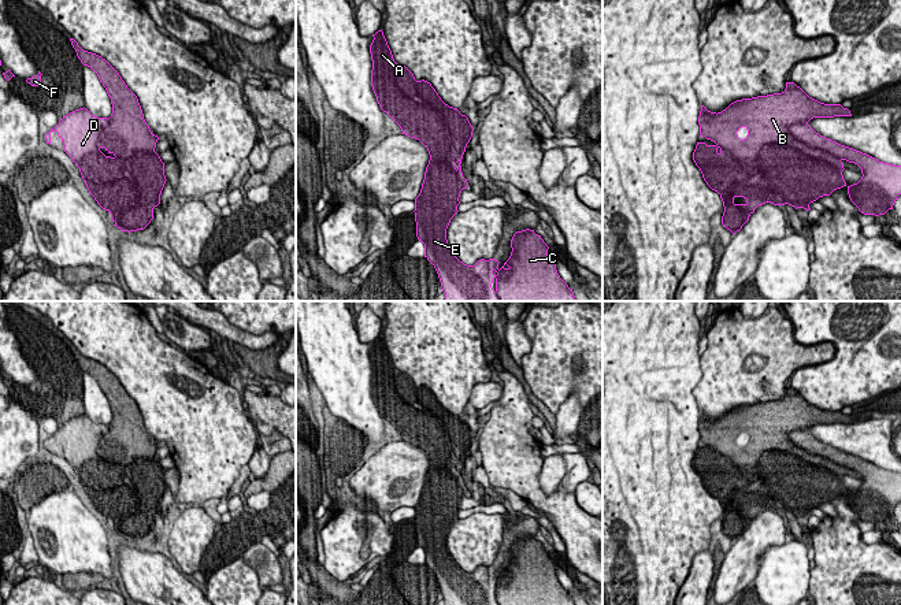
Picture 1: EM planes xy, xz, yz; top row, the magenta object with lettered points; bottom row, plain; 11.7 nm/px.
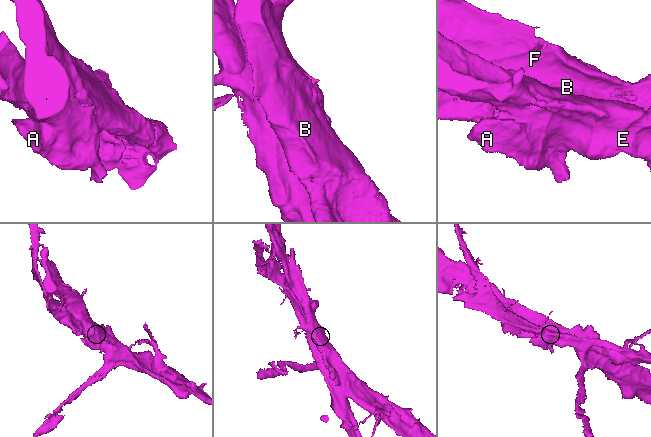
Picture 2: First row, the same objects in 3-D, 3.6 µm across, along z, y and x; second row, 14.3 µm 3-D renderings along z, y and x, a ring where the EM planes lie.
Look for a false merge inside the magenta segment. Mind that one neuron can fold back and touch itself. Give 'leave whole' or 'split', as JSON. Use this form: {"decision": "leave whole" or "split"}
{"decision": "split"}

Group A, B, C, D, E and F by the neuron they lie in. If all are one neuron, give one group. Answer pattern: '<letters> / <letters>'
A B C / D E F

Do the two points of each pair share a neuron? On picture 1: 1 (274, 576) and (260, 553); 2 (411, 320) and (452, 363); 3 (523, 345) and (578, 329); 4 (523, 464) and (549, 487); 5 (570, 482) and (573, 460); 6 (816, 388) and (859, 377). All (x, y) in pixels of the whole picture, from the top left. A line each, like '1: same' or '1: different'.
1: same
2: same
3: different
4: different
5: same
6: same

